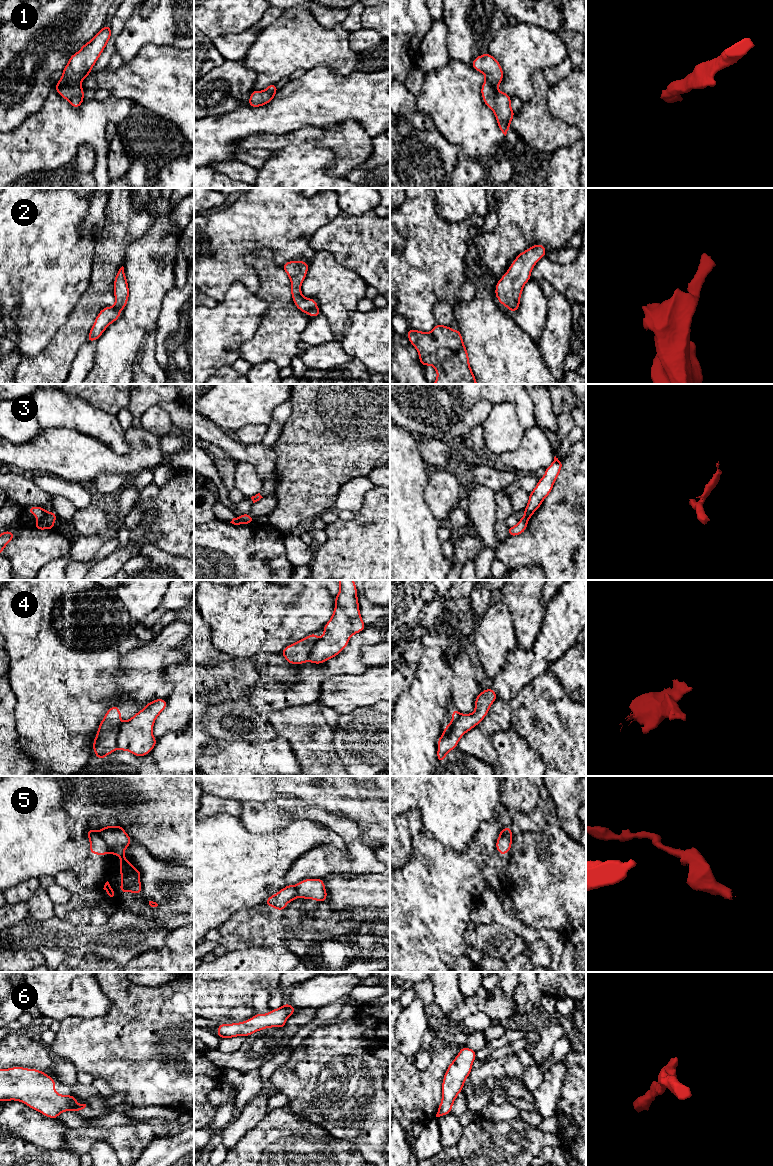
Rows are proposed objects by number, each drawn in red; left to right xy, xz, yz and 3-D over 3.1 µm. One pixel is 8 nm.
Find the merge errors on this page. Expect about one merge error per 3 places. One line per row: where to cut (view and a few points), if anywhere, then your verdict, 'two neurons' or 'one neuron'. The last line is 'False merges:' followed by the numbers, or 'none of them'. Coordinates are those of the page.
1: no cut | one neuron
2: no cut | one neuron
3: xy (45, 516), (37, 522) | two neurons
4: xy (121, 723), (118, 729), (117, 748) | two neurons
5: xy (97, 832), (109, 852) | two neurons
6: no cut | one neuron
False merges: 3, 4, 5

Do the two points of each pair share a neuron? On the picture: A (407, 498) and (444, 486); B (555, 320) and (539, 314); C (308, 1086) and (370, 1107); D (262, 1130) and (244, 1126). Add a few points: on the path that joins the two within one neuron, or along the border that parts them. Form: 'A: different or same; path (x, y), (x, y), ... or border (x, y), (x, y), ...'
A: different; border (427, 469), (424, 499), (433, 514)
B: different; border (544, 294), (547, 300), (547, 319), (540, 340)
C: same; path (323, 1088), (343, 1095), (355, 1107)
D: different; border (268, 1113), (235, 1144)

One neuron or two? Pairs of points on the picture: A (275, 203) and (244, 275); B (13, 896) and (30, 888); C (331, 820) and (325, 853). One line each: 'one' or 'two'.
A: one
B: one
C: one

